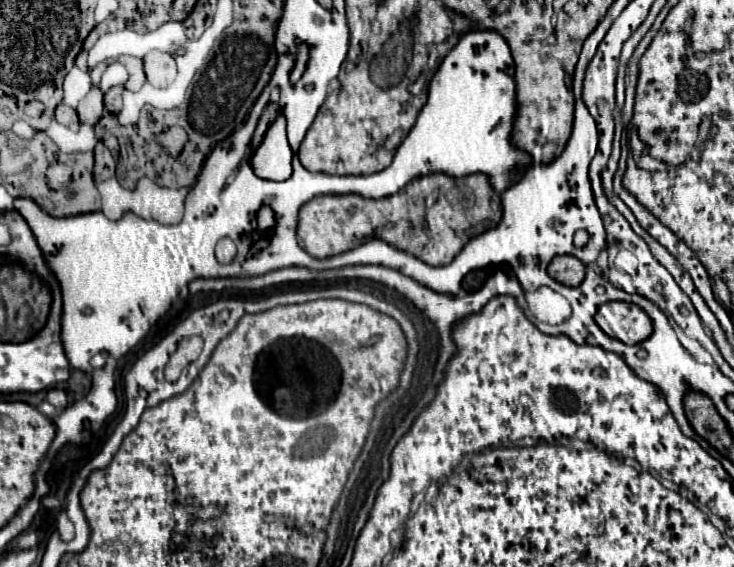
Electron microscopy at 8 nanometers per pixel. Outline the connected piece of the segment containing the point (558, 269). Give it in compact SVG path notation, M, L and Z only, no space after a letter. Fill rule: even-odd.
M559 255L549 263L547 273L563 285L577 287L585 277L585 265L573 255Z

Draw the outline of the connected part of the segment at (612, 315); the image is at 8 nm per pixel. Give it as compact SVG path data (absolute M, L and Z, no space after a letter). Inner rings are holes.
M623 301L603 303L598 308L594 319L607 335L627 345L641 343L653 331L653 325L647 313L641 307L623 303Z

